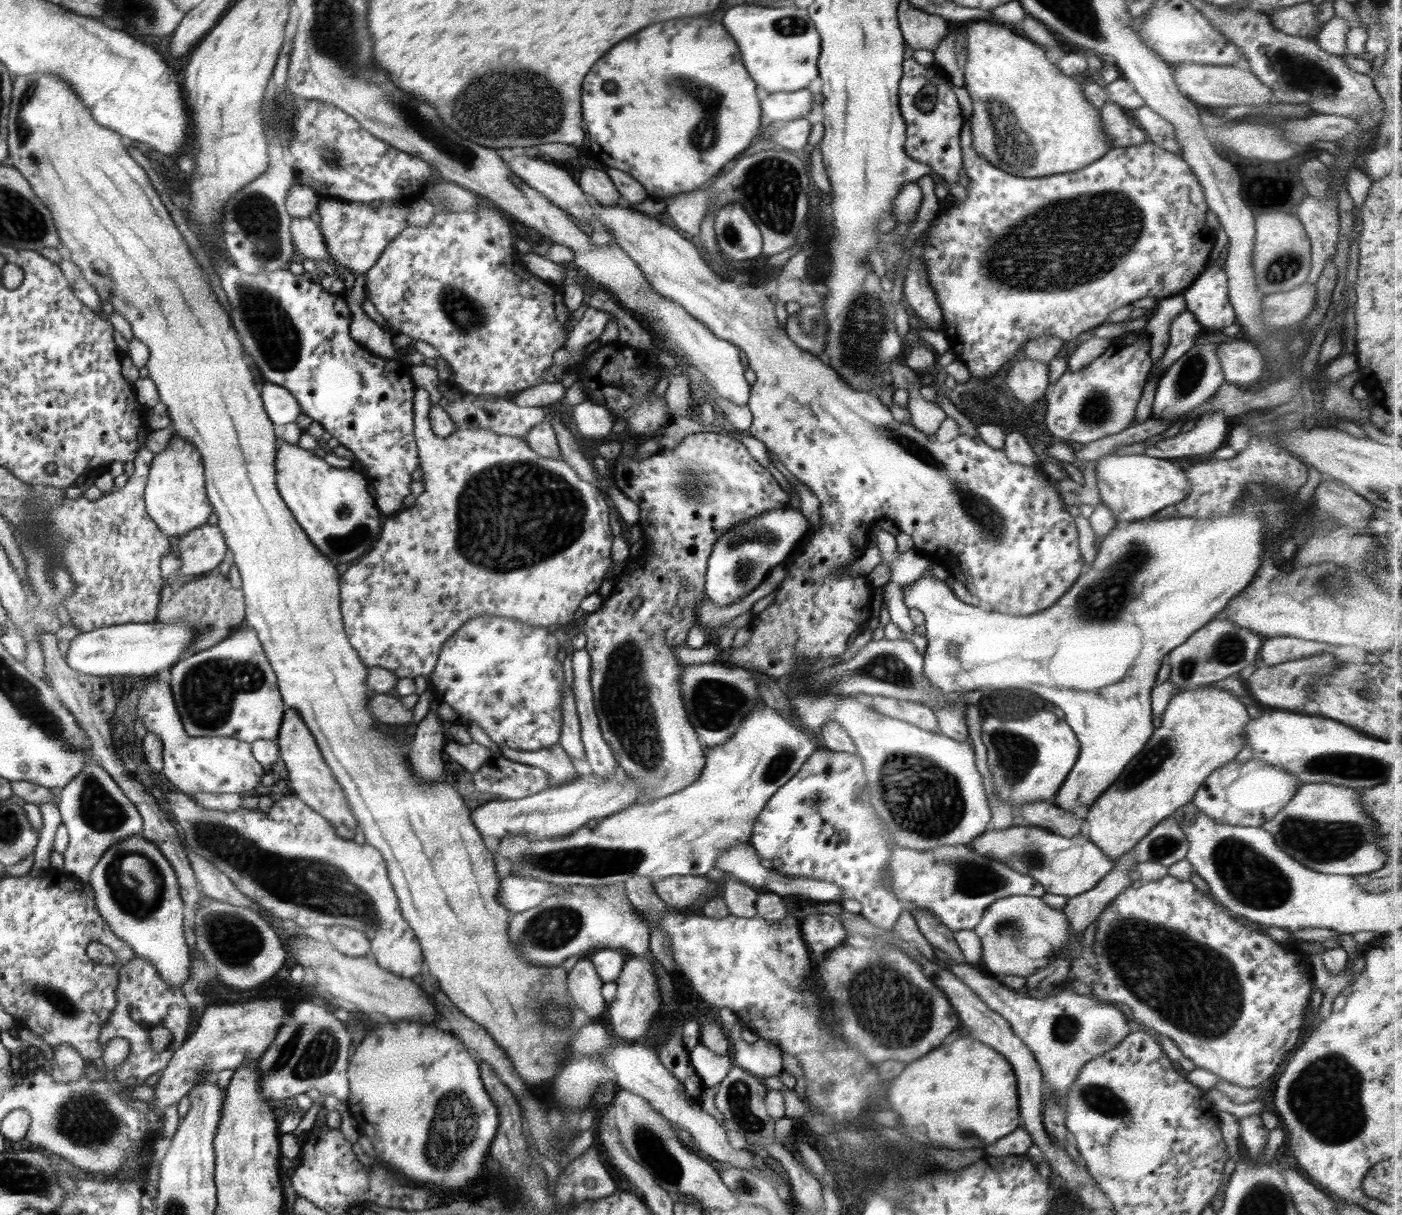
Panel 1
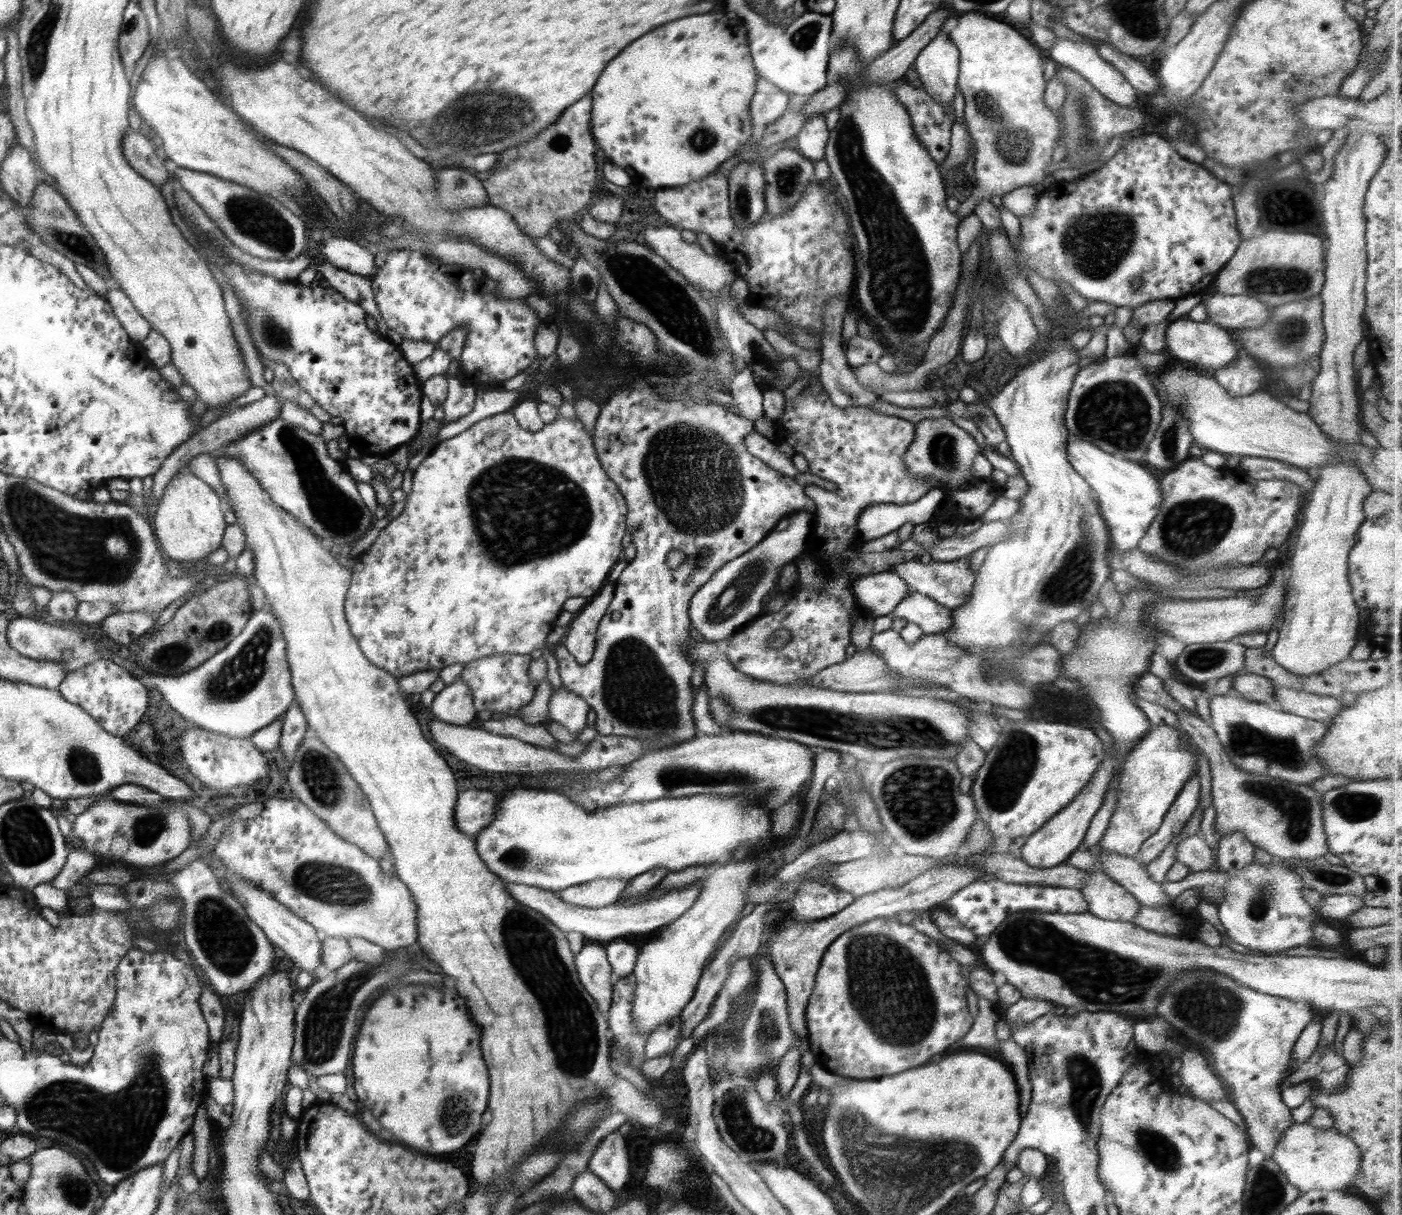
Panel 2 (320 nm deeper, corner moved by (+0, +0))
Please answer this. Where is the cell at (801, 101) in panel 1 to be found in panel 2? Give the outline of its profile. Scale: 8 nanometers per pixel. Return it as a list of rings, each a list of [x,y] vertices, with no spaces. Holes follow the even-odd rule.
[[[764,77],[756,79],[756,92],[749,104],[751,121],[755,129],[771,124],[780,118],[786,109],[790,108],[788,93],[776,89],[774,84]]]

